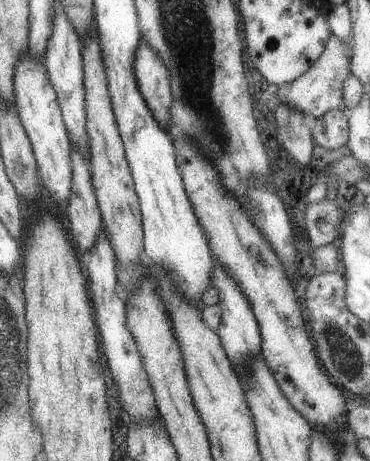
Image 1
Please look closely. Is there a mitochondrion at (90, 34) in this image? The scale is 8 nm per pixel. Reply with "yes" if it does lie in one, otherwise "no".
no

